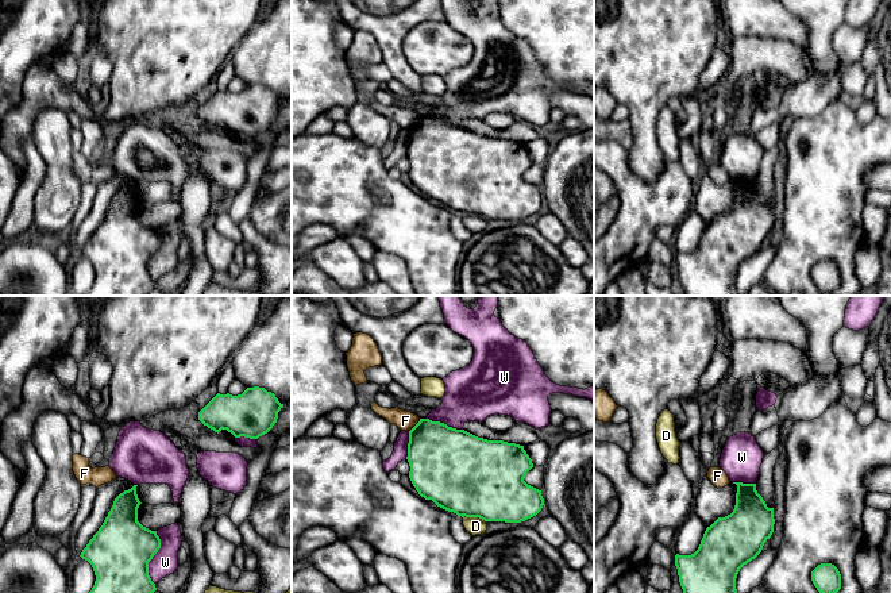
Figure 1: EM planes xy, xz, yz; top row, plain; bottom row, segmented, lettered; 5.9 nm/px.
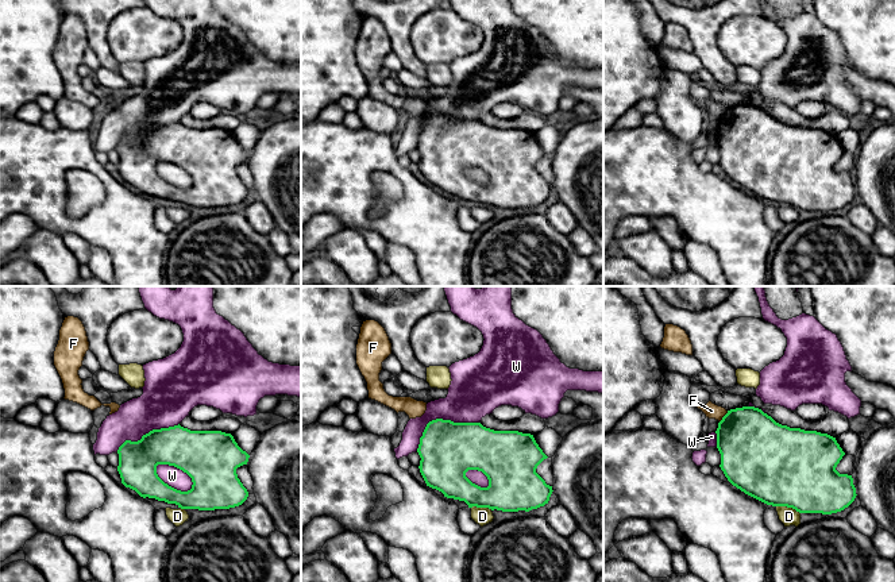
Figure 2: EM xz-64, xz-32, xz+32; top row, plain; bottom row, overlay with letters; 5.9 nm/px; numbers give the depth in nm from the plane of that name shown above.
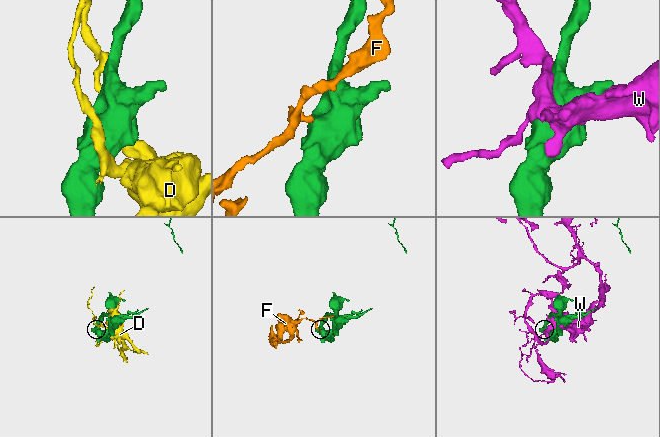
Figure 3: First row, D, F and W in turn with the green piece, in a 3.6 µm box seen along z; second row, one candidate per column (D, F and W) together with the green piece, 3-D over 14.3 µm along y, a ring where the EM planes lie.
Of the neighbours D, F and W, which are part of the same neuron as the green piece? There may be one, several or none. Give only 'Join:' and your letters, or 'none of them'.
Join: none of them

